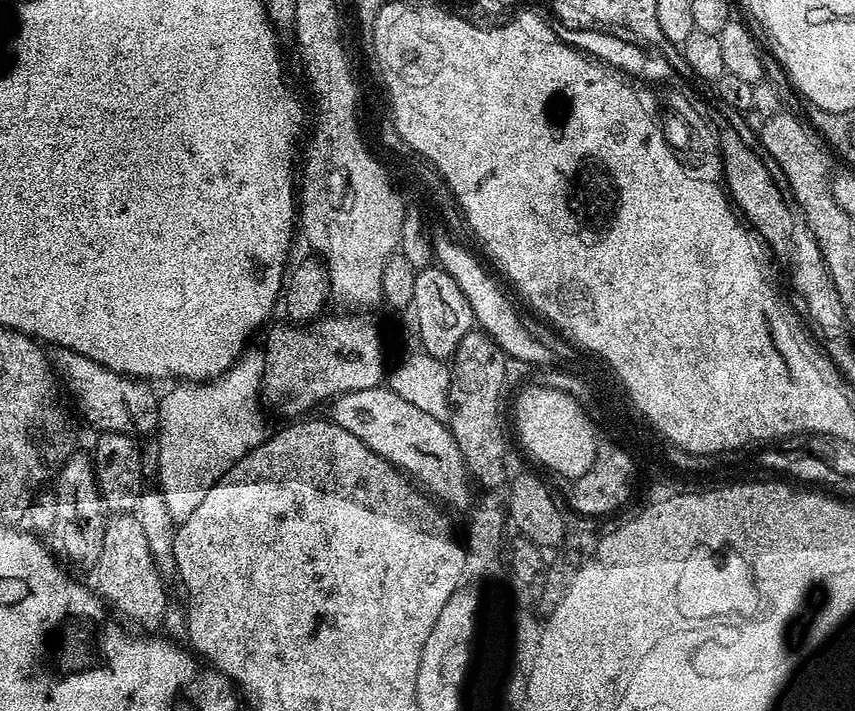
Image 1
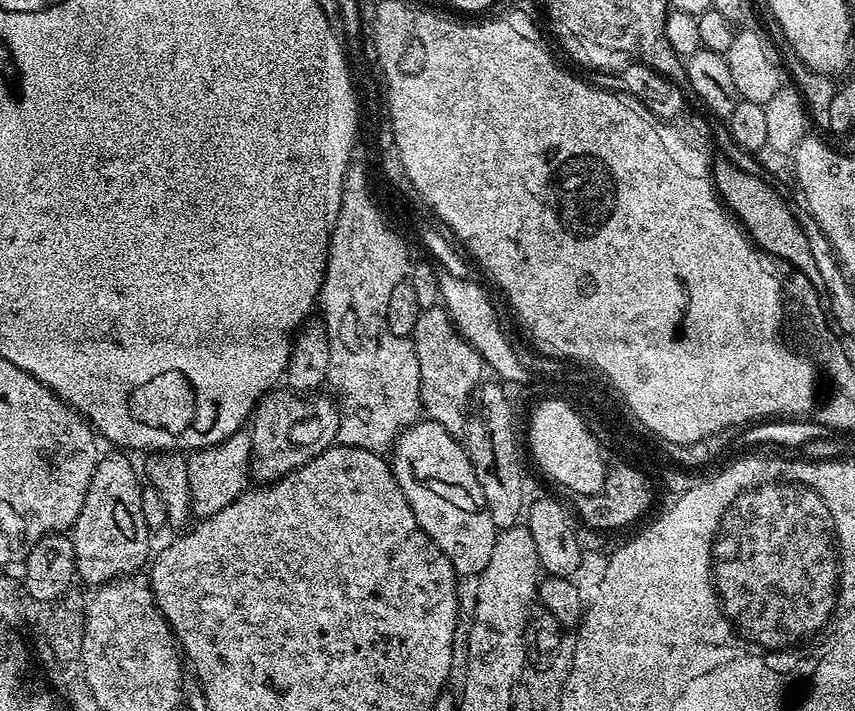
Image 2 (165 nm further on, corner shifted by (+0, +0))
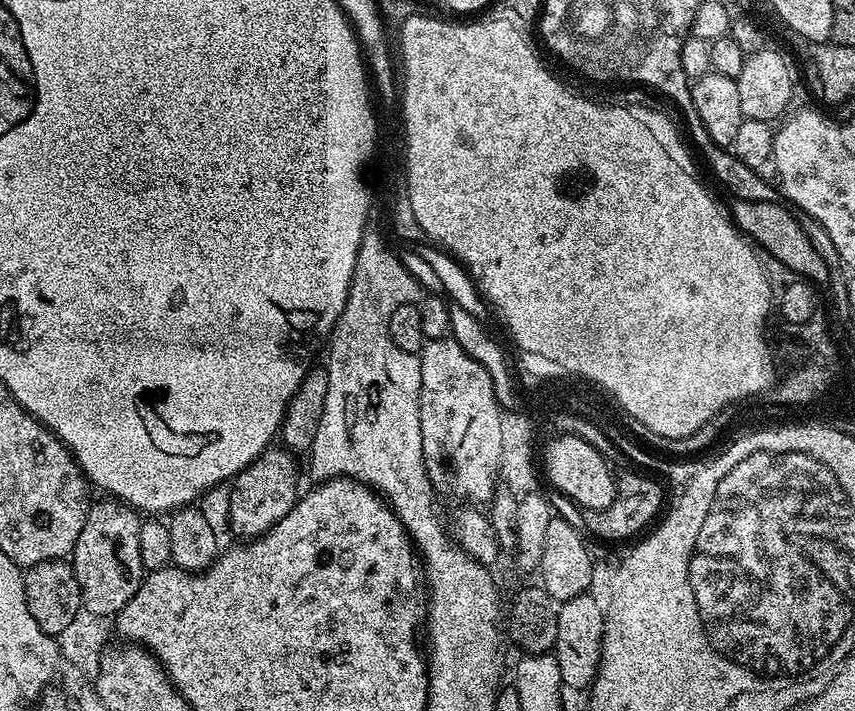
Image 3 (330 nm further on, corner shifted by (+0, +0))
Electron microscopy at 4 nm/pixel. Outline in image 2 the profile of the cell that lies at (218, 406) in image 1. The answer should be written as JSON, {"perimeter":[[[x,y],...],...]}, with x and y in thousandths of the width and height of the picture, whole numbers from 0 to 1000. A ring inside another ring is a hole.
{"perimeter":[[[294,606],[275,608],[248,630],[235,630],[219,643],[226,727],[248,726],[260,712],[269,712],[291,685],[295,650]]]}

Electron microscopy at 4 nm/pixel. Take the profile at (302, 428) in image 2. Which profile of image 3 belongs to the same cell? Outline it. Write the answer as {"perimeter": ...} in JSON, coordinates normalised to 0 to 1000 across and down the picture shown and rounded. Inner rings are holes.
{"perimeter":[[[315,627],[310,630],[309,637],[304,640],[303,644],[287,655],[283,662],[274,671],[269,681],[269,734],[267,736],[267,741],[270,752],[276,752],[276,757],[298,757],[305,754],[308,748],[315,748],[322,737],[330,734],[330,729],[335,729],[335,723],[339,723],[339,717],[346,710],[349,698],[349,691],[346,692],[346,647],[347,643],[338,636],[336,630],[331,627]]]}

